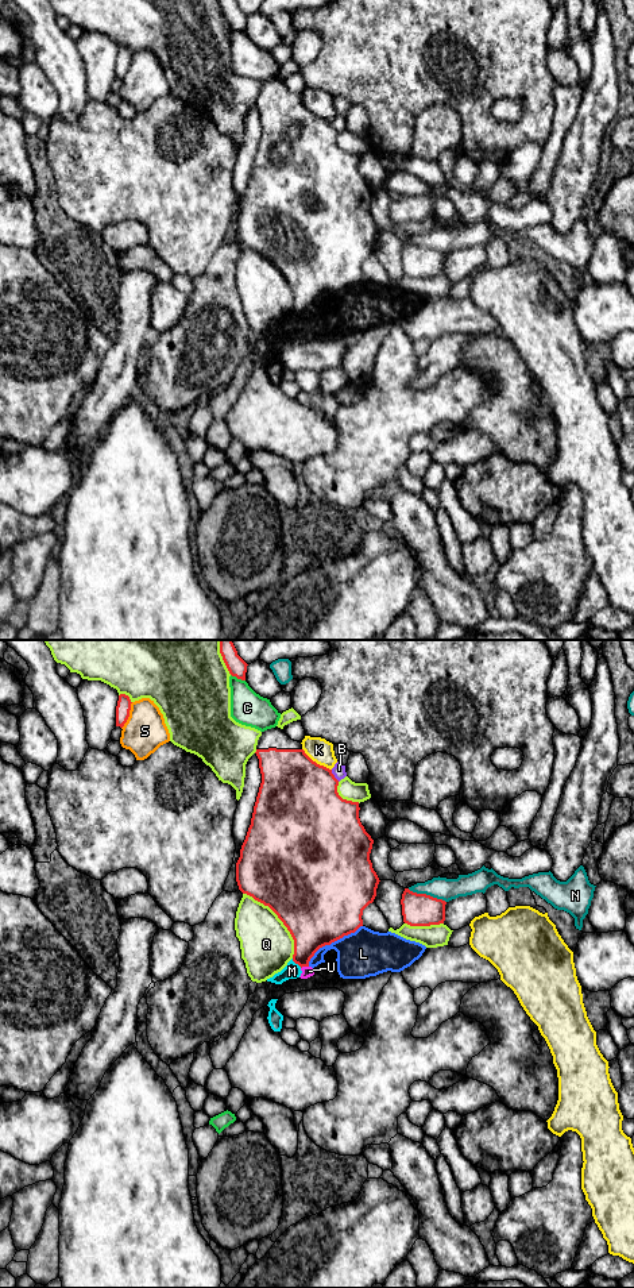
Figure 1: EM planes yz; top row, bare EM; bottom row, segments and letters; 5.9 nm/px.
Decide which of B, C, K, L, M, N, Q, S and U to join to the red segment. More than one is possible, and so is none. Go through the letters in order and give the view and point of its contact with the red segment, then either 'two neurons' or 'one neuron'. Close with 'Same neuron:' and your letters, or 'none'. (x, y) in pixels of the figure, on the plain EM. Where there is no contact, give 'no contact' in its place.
B: contact yz (333, 127); two neurons
C: contact yz (238, 30); two neurons
K: contact yz (314, 114); two neurons
L: contact yz (332, 293); two neurons
M: contact yz (297, 315); two neurons
N: contact yz (425, 246); two neurons
Q: contact yz (279, 270); two neurons
S: contact yz (128, 68); two neurons
U: contact yz (304, 317); two neurons
Same neuron: none

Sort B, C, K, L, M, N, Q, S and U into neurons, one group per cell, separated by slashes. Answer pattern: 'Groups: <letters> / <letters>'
Groups: B / C / K / L M U / N / Q / S

